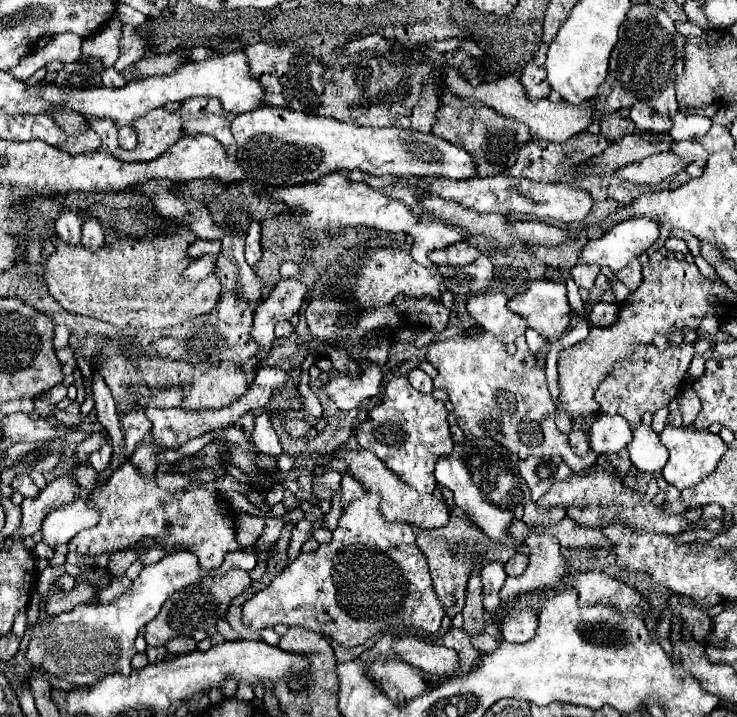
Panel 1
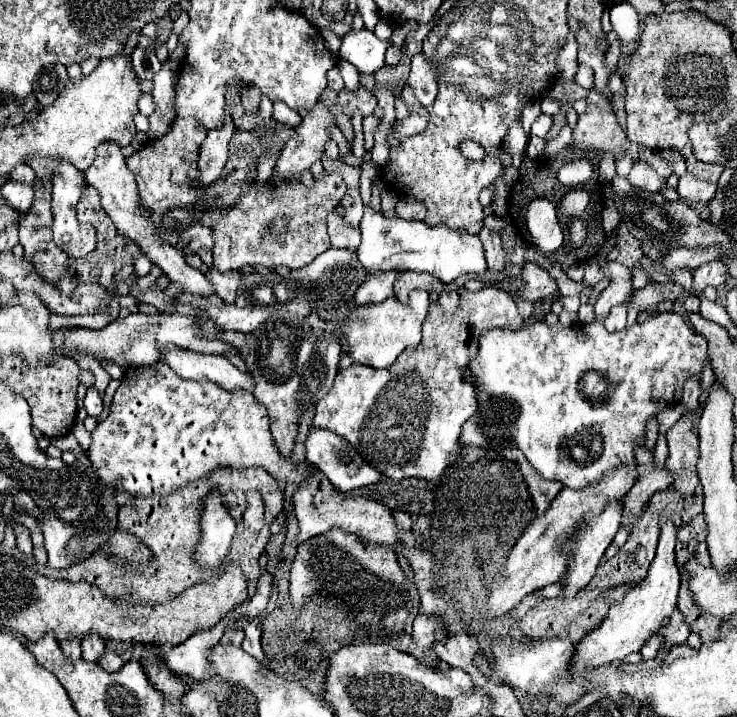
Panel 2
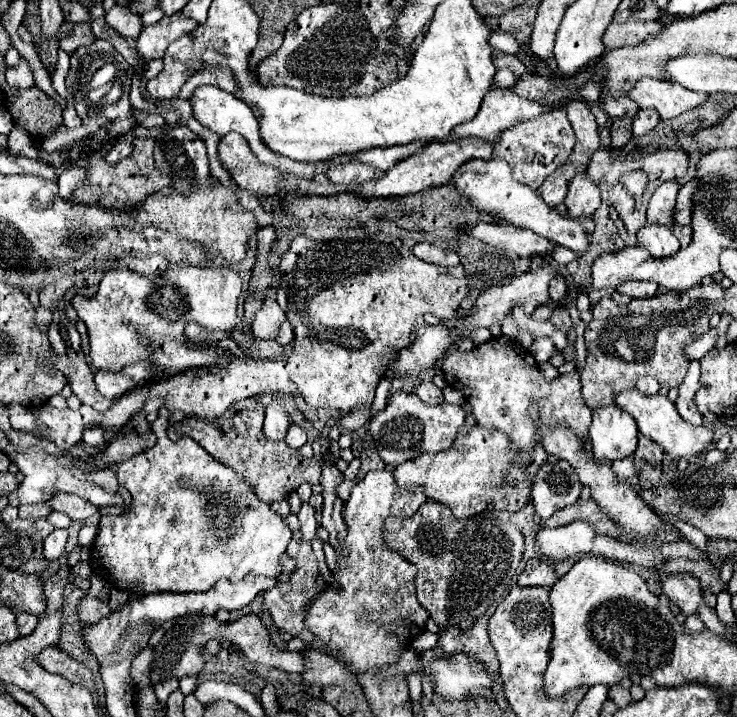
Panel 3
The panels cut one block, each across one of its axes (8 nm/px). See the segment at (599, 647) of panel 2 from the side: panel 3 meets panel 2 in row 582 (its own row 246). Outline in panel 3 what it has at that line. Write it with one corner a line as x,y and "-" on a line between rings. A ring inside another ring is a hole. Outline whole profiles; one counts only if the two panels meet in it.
648,224
638,230
638,244
646,248
652,256
672,256
680,250
678,238
672,234
668,226

